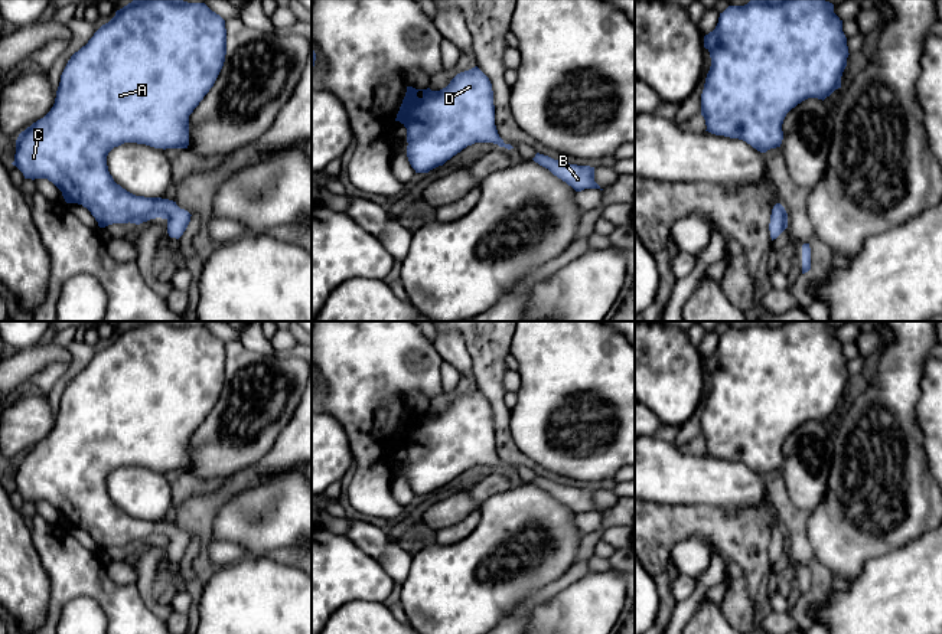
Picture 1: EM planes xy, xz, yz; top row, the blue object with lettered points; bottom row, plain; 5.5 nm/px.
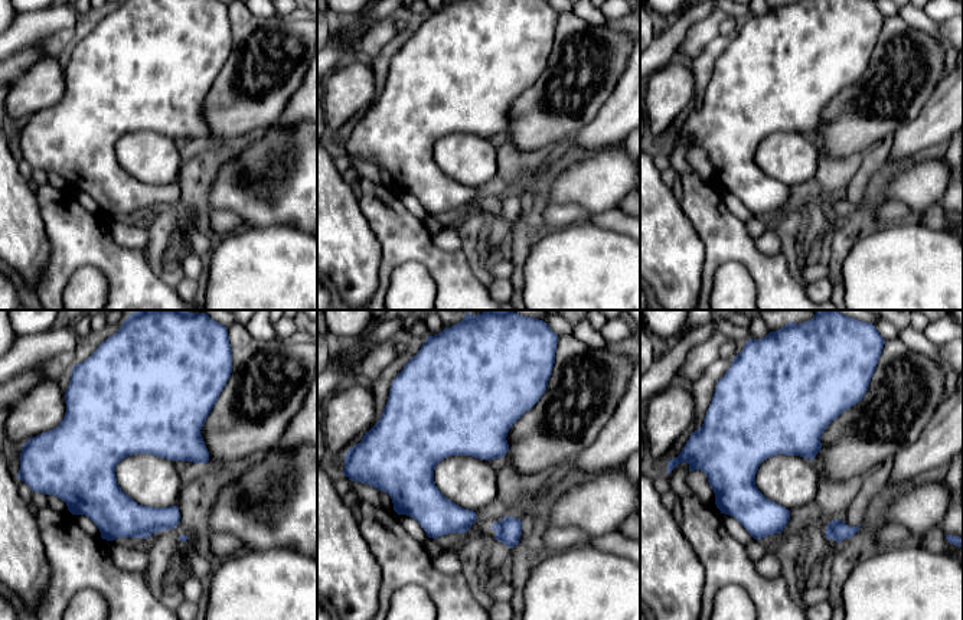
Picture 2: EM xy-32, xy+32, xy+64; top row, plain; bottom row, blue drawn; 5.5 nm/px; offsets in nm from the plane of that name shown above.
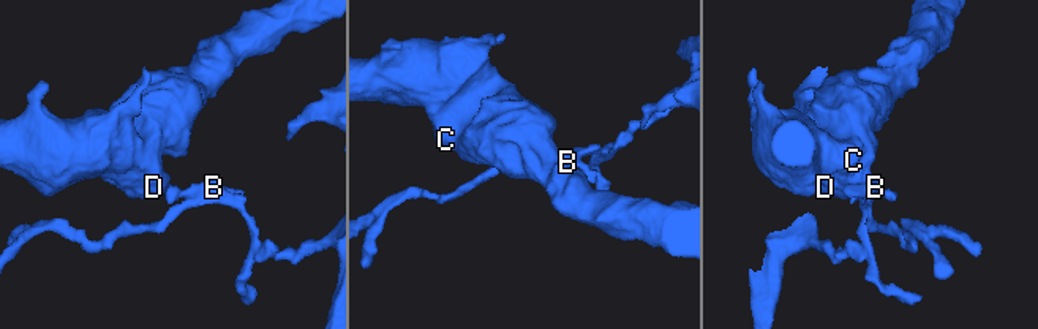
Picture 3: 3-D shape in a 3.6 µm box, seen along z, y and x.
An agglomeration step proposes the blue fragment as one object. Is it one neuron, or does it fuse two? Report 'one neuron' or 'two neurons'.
two neurons

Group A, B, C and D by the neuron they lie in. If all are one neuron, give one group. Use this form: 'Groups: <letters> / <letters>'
Groups: A C D / B

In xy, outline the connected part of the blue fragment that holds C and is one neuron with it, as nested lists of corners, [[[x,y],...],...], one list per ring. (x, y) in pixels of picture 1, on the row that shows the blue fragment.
[[[133,0],[123,9],[115,12],[115,16],[105,24],[102,24],[94,36],[88,40],[85,46],[82,46],[78,52],[75,52],[68,61],[62,75],[61,82],[56,91],[55,104],[50,111],[25,131],[22,131],[16,140],[16,154],[14,161],[16,166],[25,176],[25,179],[48,179],[52,182],[61,192],[66,203],[78,203],[87,207],[91,215],[98,222],[100,228],[105,228],[113,223],[136,223],[140,225],[150,219],[162,218],[166,219],[169,213],[175,210],[173,200],[162,199],[162,197],[144,197],[136,196],[120,184],[117,184],[113,176],[108,171],[107,156],[114,148],[124,143],[137,143],[146,144],[154,148],[188,148],[189,146],[189,115],[199,105],[203,97],[214,86],[226,55],[226,29],[225,20],[212,12],[205,3],[188,3],[183,0]]]

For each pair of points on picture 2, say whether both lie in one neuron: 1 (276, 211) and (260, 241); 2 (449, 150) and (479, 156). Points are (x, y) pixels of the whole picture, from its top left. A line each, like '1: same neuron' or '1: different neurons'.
1: different neurons
2: same neuron

